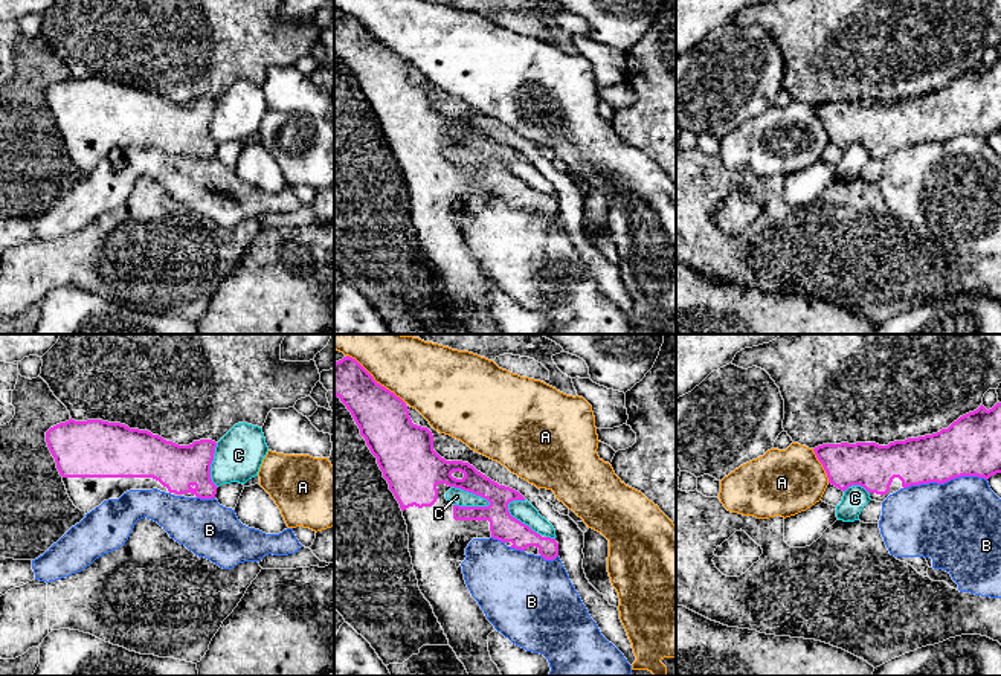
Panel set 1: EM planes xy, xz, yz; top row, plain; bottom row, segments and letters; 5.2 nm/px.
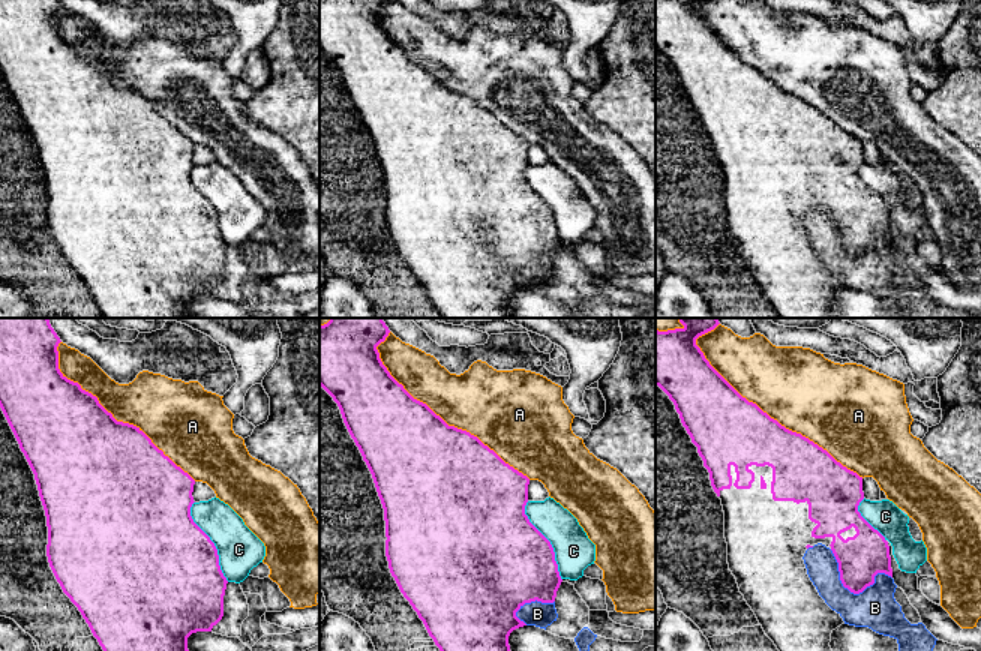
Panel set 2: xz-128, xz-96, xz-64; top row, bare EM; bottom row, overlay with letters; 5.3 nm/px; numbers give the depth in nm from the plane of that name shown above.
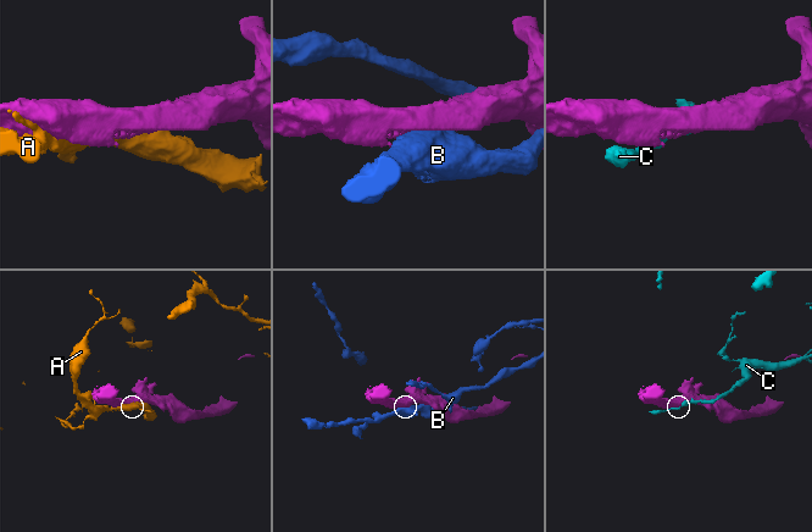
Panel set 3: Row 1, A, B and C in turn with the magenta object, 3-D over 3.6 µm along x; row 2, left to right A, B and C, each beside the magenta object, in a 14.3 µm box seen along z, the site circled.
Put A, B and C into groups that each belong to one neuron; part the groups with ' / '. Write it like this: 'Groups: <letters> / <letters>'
Groups: A / B / C

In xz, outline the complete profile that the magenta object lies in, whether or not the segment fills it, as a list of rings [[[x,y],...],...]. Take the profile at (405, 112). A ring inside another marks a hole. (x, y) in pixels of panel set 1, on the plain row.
[[[349,14],[334,20],[334,53],[351,70],[400,162],[418,246],[449,304],[468,334],[502,334],[487,299],[496,287],[464,238],[465,206],[473,197],[493,195],[554,218],[558,201],[510,172],[510,160],[525,159],[519,150],[499,143],[468,121],[441,116],[433,108],[432,90],[412,81],[406,61]],[[452,145],[481,154],[490,163],[453,163],[446,157]]]

